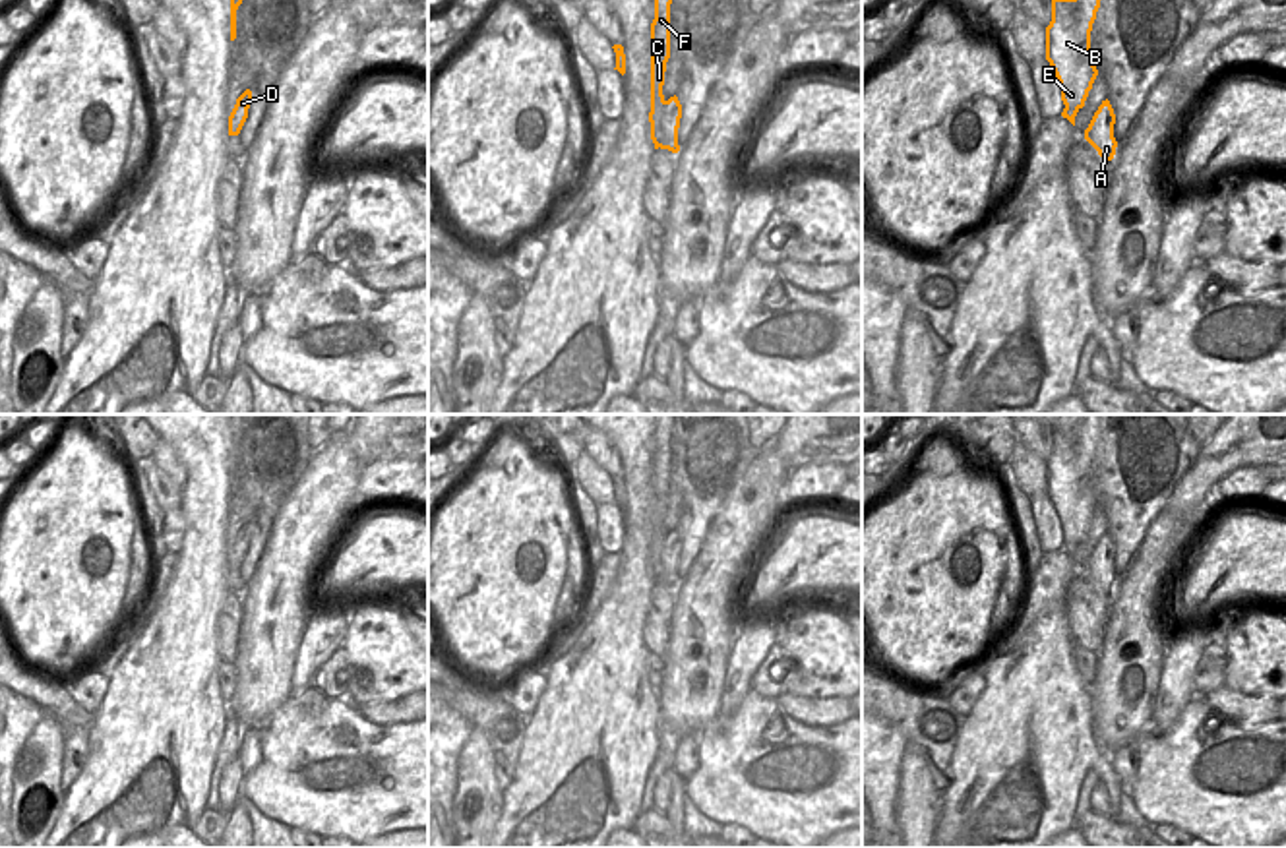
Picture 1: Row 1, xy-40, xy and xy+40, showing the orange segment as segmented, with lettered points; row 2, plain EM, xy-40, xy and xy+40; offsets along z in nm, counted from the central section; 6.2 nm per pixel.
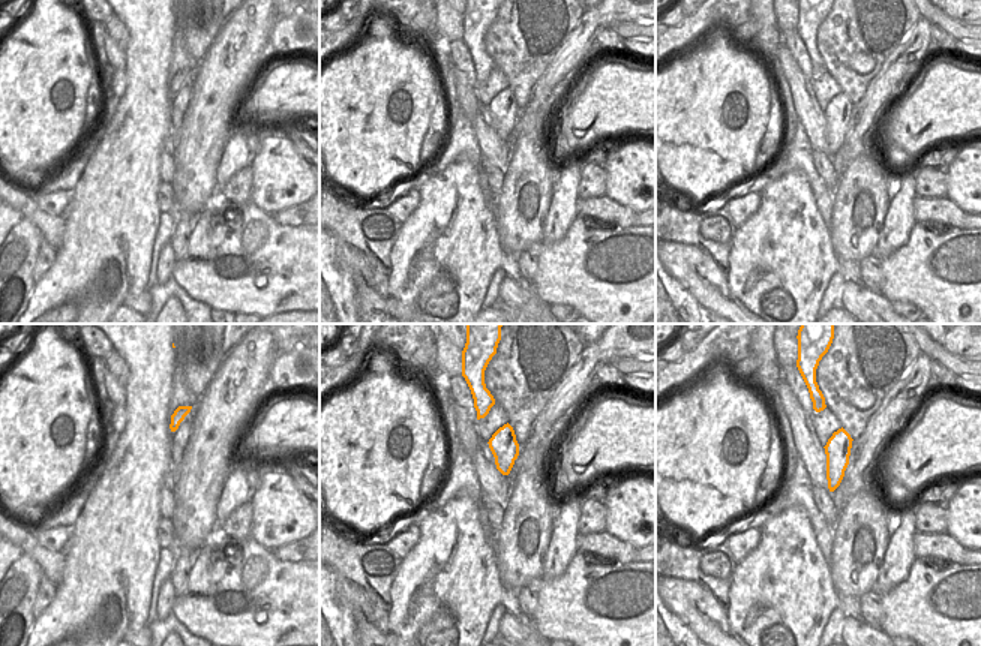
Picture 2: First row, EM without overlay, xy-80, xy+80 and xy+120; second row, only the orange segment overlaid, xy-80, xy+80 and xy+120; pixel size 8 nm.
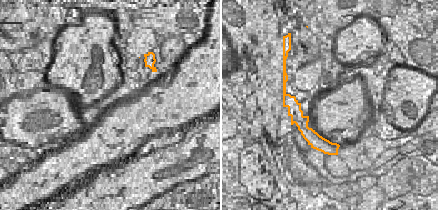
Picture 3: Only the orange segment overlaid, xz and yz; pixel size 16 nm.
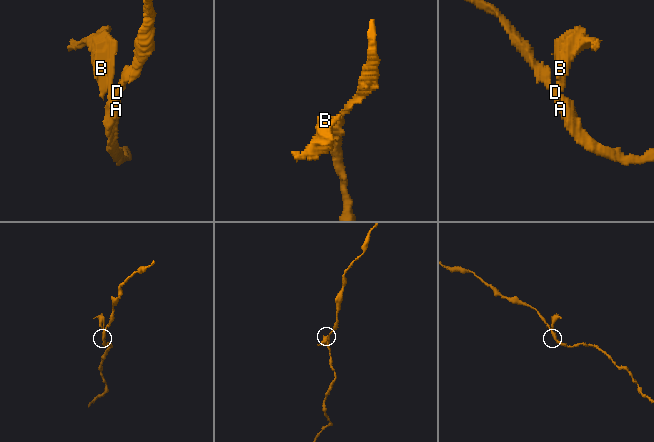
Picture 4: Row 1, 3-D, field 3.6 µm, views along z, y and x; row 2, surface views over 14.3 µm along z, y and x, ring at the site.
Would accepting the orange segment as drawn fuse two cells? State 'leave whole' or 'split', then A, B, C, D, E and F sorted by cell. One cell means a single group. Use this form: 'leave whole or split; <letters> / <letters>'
split; A D / B C E F

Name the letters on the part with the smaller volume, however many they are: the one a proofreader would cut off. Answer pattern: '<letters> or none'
B, C, E, F

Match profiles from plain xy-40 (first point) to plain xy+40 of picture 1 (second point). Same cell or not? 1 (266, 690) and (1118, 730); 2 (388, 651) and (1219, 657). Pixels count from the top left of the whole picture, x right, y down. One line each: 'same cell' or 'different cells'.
1: same cell
2: different cells

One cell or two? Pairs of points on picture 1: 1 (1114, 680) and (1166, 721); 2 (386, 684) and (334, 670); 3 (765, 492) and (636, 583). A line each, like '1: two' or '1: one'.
1: two
2: two
3: two

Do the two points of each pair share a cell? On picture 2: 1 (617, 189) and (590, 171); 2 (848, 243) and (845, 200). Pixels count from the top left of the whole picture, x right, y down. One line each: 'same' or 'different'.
1: different
2: same

